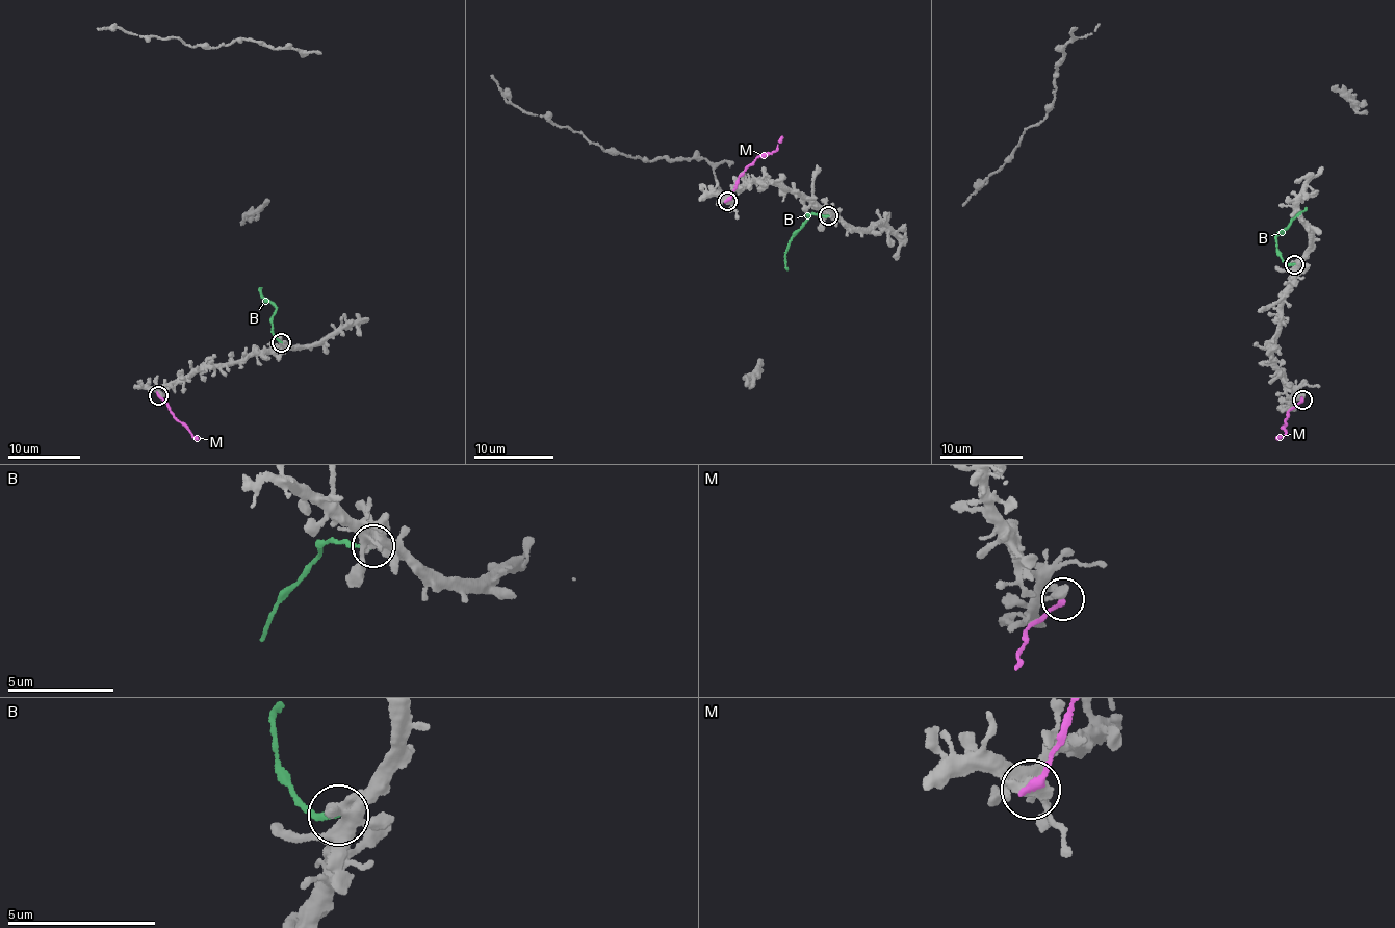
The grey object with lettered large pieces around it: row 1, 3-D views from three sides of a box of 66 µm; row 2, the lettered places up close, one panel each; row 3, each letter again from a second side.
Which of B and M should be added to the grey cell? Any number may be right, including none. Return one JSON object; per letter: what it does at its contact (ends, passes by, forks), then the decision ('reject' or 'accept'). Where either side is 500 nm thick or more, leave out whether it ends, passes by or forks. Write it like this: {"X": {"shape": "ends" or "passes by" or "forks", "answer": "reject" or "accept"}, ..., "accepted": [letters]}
{"B": {"shape": "ends", "answer": "reject"}, "M": {"shape": "ends", "answer": "reject"}, "accepted": []}

